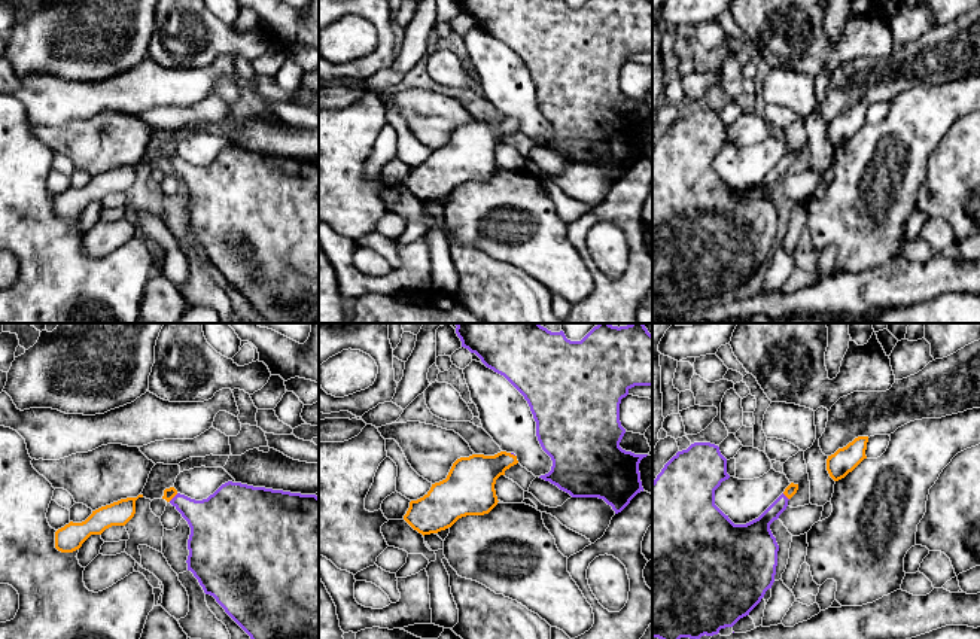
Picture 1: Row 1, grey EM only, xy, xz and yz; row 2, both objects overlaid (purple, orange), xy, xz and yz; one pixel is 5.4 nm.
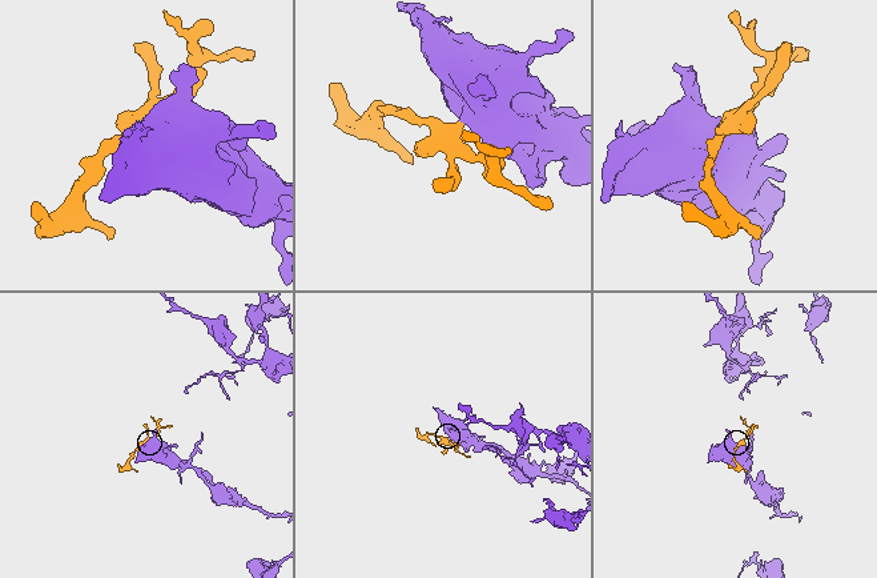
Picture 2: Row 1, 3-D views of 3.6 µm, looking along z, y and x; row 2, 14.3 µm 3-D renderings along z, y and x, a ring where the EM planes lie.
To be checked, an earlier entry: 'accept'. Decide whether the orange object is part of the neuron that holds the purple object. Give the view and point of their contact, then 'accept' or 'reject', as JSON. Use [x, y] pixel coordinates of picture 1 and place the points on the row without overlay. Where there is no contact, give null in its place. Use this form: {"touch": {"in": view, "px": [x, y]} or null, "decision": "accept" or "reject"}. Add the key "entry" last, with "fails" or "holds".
{"touch": {"in": "xy", "px": [174, 163]}, "decision": "accept", "entry": "holds"}

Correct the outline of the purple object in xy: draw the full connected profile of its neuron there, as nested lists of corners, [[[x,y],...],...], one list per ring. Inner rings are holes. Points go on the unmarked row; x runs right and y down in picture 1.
[[[228,147],[203,167],[180,161],[174,153],[165,155],[162,165],[170,168],[191,194],[188,237],[198,246],[204,259],[216,265],[267,323],[319,323],[319,164],[316,161],[290,159]]]

